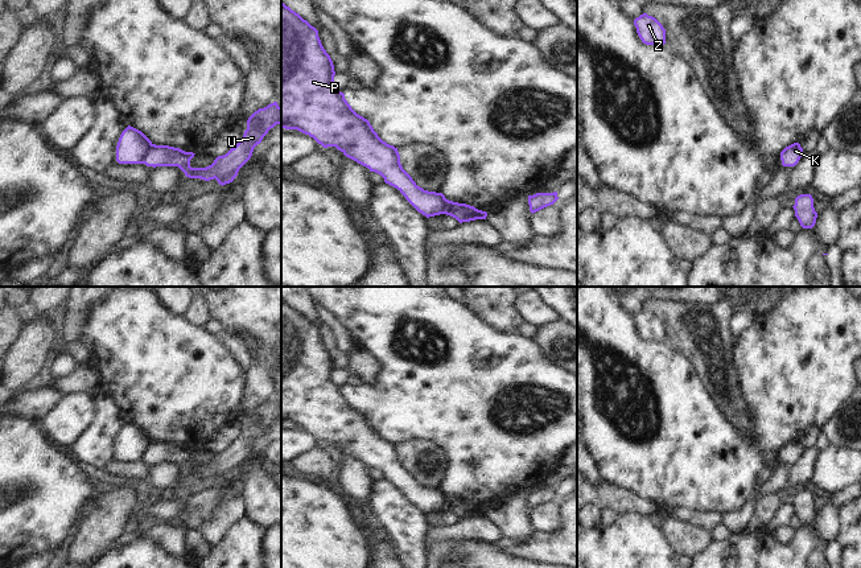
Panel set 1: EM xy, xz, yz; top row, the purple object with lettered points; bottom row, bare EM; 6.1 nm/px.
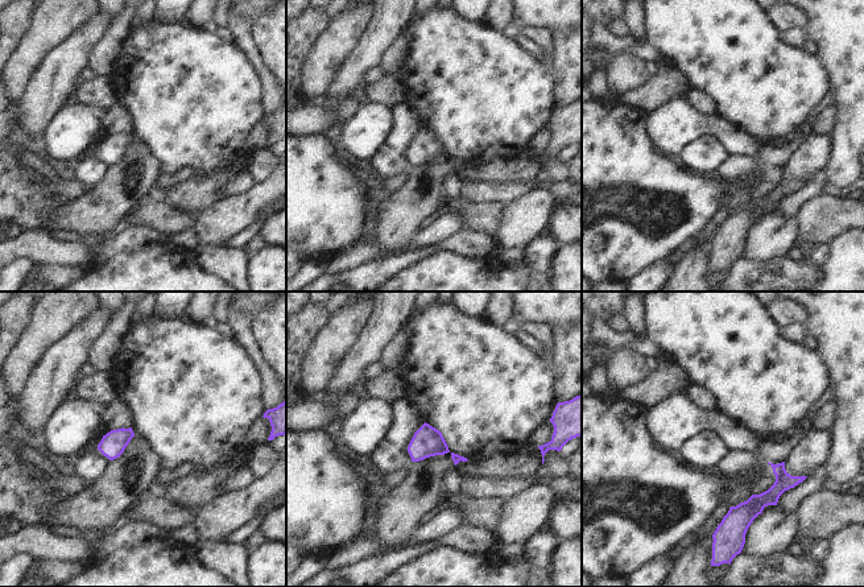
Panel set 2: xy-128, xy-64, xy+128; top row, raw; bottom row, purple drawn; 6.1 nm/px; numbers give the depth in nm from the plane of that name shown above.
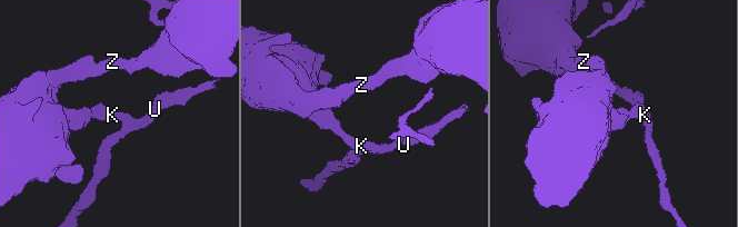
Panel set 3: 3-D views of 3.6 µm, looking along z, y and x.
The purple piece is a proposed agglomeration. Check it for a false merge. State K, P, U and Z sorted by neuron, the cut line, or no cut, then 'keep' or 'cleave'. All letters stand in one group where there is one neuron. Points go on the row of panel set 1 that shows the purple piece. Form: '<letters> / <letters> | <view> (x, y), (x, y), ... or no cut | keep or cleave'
K U / P Z | xy (152, 144), (143, 163) | cleave

